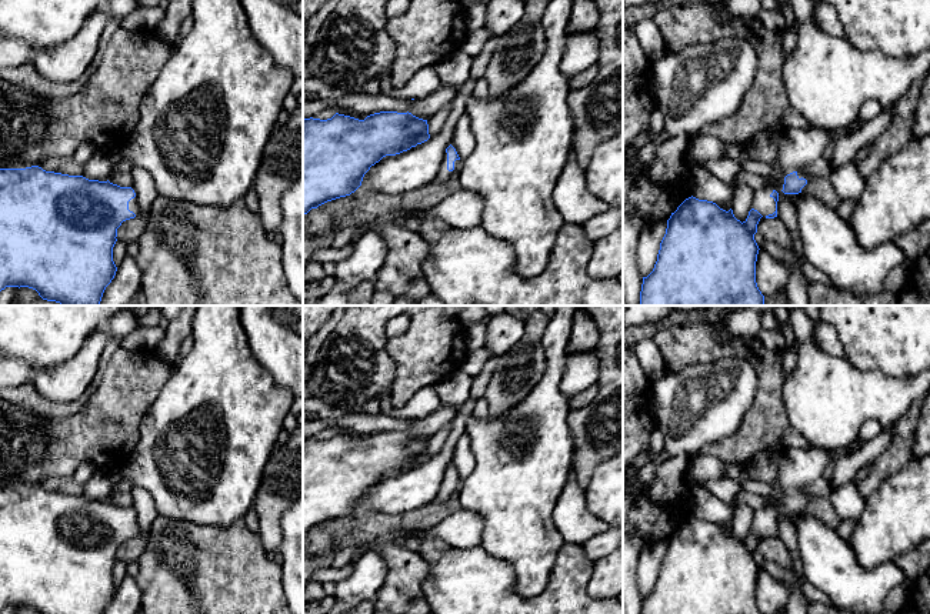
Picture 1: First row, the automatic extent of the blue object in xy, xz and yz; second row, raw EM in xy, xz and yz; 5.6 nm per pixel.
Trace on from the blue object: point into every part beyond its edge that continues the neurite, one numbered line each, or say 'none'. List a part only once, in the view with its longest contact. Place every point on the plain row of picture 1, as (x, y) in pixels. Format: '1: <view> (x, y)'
1: yz (762, 521)

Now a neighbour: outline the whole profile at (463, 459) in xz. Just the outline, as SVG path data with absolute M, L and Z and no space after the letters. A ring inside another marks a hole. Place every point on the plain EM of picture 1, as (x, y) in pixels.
M466 433L456 444L451 465L456 468L460 480L470 475L476 467L476 457L471 450L470 437Z

